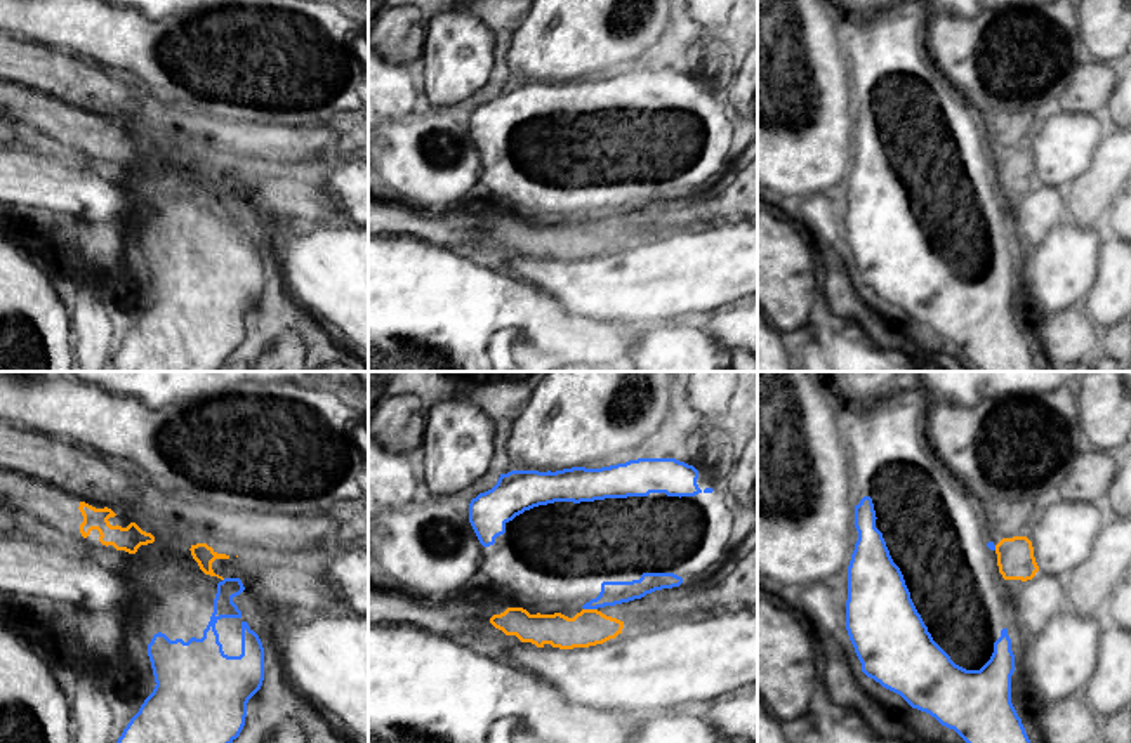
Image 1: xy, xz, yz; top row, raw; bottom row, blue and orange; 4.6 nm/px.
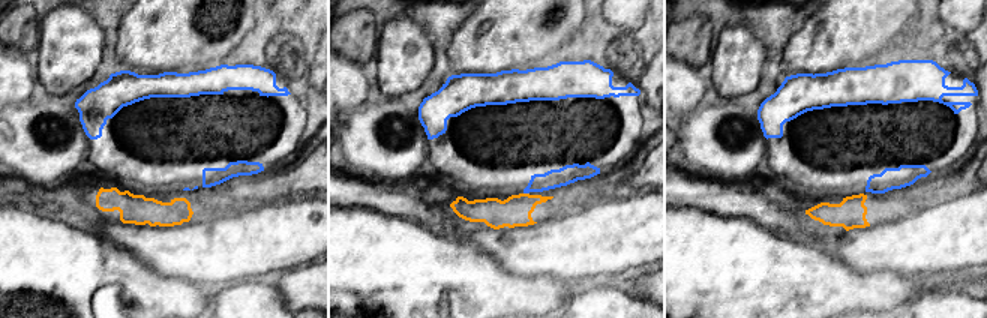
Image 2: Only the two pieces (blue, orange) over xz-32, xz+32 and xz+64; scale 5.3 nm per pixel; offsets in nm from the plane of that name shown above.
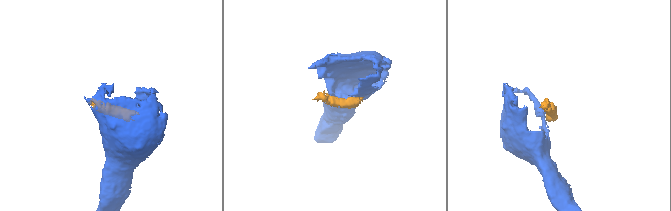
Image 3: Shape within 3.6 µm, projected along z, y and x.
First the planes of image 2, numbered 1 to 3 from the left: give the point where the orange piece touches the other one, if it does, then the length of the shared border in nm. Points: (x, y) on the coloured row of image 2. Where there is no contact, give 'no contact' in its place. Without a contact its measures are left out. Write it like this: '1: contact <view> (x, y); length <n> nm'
1: no contact
2: contact xz+32 (527, 192); length 30 nm
3: no contact

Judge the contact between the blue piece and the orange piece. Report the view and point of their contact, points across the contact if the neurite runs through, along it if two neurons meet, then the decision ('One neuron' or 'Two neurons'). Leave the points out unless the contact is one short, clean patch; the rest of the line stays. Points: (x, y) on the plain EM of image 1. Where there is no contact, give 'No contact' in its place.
Touches blue at xz (591, 219). Boundary: xz (584, 219), (596, 221). Two neurons

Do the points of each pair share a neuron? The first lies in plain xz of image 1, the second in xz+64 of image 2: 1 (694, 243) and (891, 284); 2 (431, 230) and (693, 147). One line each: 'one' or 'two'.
1: two
2: two

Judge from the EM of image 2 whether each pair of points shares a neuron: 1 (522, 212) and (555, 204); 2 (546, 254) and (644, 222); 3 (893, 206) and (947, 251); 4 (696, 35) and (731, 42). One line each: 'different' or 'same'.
1: same
2: same
3: different
4: different

